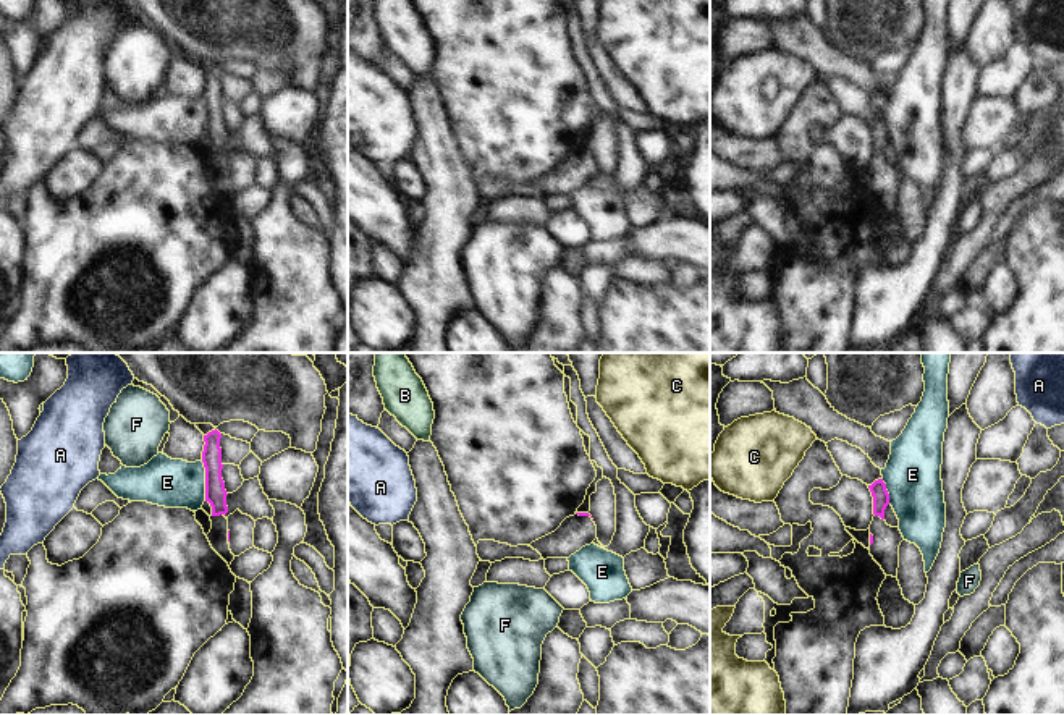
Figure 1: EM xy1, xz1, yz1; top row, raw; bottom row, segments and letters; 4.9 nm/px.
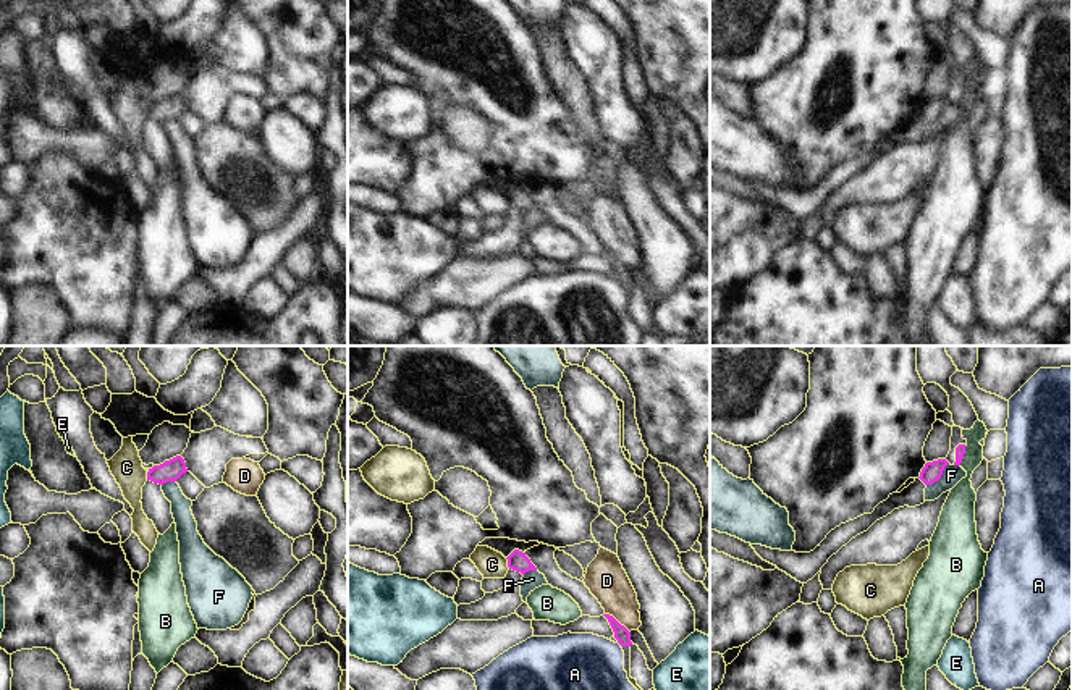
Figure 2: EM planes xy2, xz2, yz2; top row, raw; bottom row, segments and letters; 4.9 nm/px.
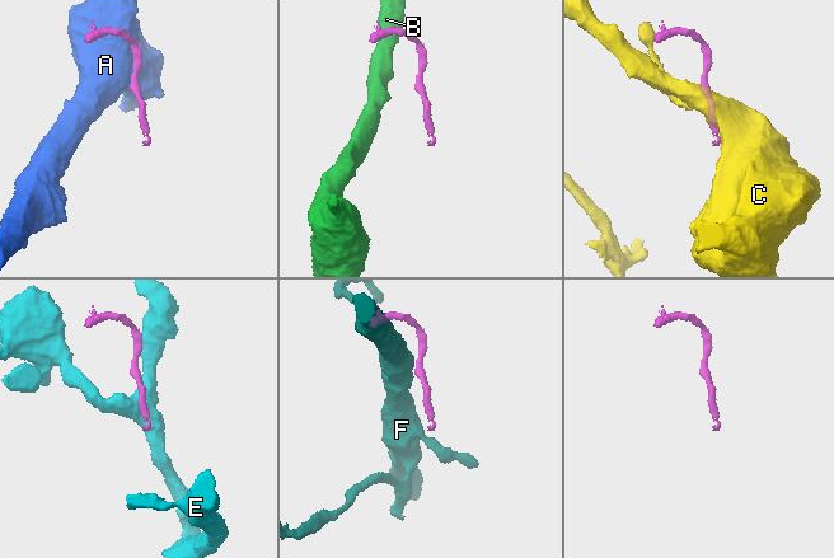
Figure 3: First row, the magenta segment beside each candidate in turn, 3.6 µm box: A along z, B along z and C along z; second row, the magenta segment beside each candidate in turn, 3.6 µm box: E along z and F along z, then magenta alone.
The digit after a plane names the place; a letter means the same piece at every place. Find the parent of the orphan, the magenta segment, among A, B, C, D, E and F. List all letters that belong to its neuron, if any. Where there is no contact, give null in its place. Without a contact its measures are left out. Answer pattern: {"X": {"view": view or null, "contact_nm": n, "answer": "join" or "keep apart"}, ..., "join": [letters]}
{"A": {"view": "xz2", "contact_nm": 30, "answer": "keep apart"}, "B": {"view": "yz2", "contact_nm": 100, "answer": "keep apart"}, "C": {"view": "xz2", "contact_nm": 60, "answer": "keep apart"}, "D": {"view": "xz2", "contact_nm": 160, "answer": "keep apart"}, "E": {"view": "xy1", "contact_nm": 200, "answer": "keep apart"}, "F": {"view": "yz2", "contact_nm": 160, "answer": "keep apart"}, "join": []}

